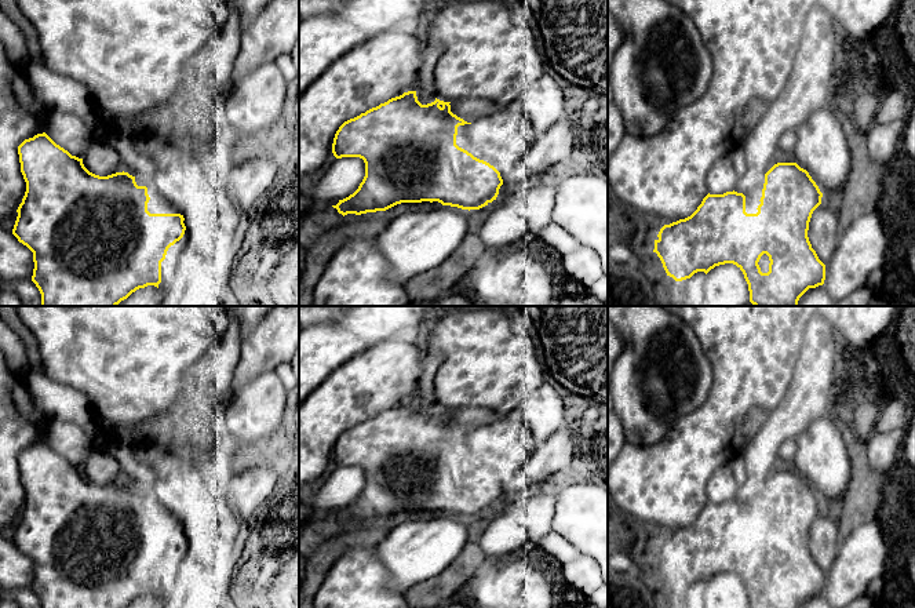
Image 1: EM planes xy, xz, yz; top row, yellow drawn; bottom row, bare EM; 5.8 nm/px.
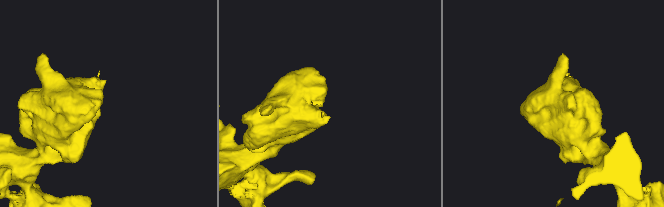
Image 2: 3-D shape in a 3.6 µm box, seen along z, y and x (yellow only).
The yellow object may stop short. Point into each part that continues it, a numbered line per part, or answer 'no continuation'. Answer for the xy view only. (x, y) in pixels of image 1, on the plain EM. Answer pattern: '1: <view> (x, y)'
no continuation

